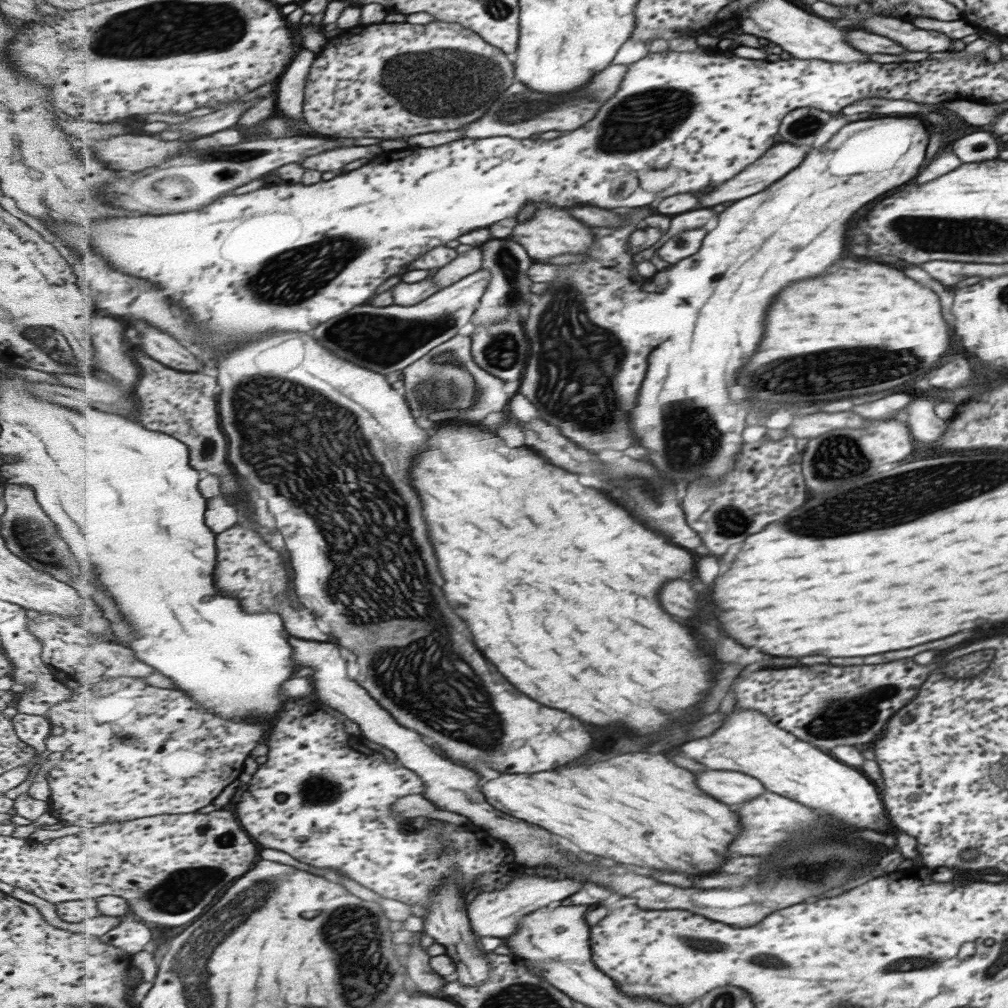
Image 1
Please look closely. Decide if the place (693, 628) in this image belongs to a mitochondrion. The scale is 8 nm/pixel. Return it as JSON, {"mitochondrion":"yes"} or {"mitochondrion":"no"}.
{"mitochondrion":"no"}

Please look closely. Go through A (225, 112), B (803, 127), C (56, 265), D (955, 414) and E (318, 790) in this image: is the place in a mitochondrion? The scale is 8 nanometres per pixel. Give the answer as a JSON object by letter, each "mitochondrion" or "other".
{"A":"other","B":"mitochondrion","C":"other","D":"other","E":"mitochondrion"}

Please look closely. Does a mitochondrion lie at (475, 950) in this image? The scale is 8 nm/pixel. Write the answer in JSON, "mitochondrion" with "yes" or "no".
{"mitochondrion":"no"}

